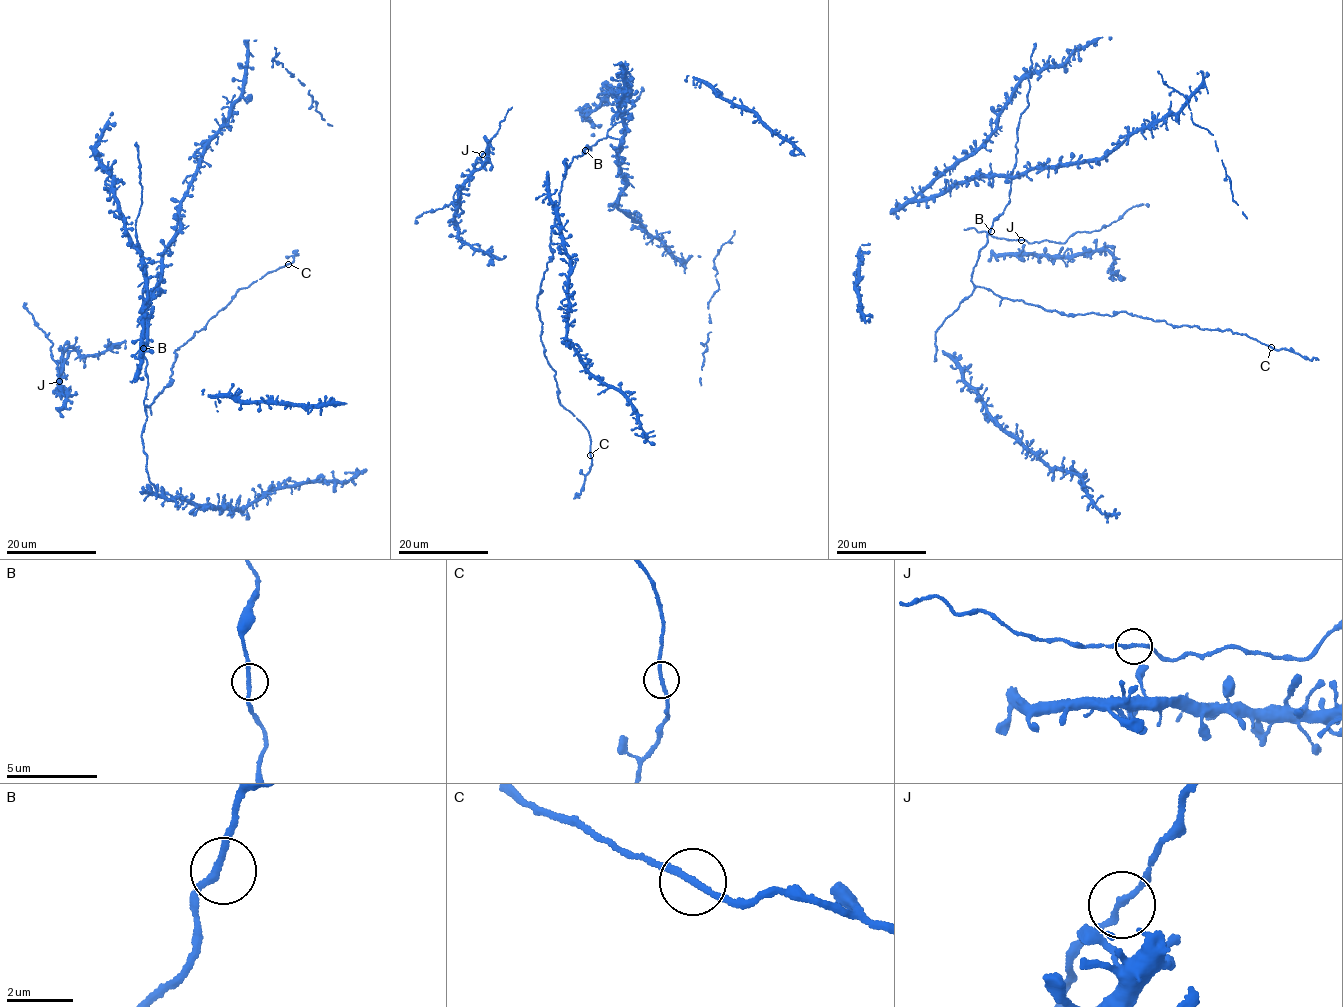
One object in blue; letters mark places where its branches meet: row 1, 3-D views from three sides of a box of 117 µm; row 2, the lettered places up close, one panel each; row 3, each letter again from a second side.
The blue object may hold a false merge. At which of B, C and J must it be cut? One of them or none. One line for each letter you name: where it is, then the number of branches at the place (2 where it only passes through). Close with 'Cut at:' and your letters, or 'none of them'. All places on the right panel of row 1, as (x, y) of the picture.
C: at (1271, 347); 2 branches meet
Cut at: C

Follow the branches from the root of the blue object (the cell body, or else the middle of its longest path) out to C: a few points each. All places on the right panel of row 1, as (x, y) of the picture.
C: (990, 231), (971, 281), (995, 294), (1071, 316), (1112, 316), (1123, 312), (1180, 327), (1229, 330), (1271, 347)

